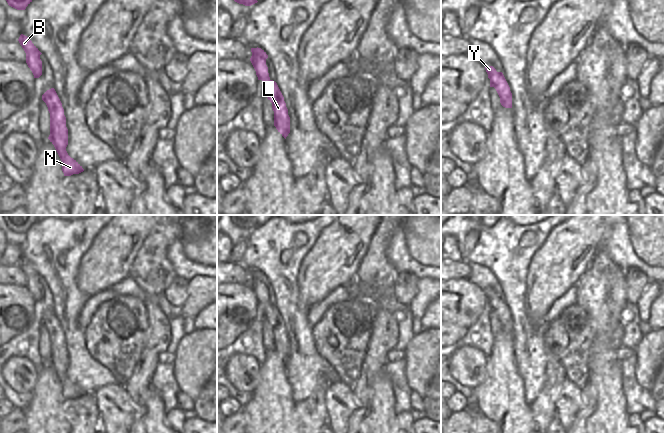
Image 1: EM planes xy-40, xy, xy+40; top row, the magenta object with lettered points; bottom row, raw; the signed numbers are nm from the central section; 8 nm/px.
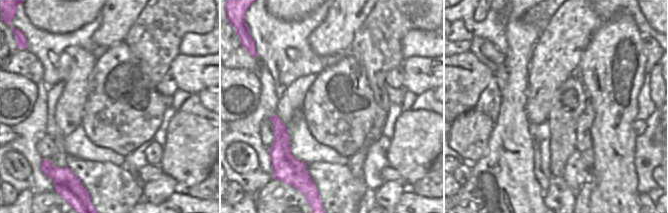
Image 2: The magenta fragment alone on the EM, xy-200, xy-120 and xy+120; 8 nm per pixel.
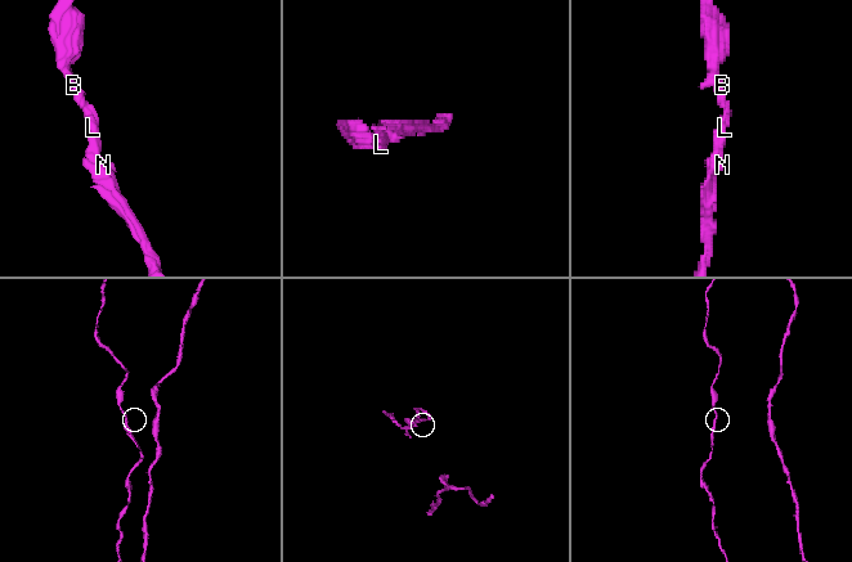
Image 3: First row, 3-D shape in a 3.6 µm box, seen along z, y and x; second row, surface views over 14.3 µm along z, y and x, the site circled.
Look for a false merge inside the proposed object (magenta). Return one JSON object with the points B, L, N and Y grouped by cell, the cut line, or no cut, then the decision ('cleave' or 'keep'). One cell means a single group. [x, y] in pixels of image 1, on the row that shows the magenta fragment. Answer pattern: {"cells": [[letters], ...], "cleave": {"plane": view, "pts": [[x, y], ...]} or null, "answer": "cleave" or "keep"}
{"cells": [["B", "L", "N", "Y"]], "cleave": null, "answer": "keep"}

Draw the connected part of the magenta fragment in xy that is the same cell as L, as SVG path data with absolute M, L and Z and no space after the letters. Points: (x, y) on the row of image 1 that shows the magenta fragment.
M251 48L252 56L250 61L256 71L258 80L264 85L264 94L272 103L274 111L274 126L278 132L286 139L290 133L290 117L284 101L284 97L277 83L270 79L266 59L268 55L261 48Z

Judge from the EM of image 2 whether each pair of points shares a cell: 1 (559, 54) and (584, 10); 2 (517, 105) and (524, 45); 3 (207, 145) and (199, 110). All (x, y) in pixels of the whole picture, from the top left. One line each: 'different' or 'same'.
1: same
2: same
3: different

